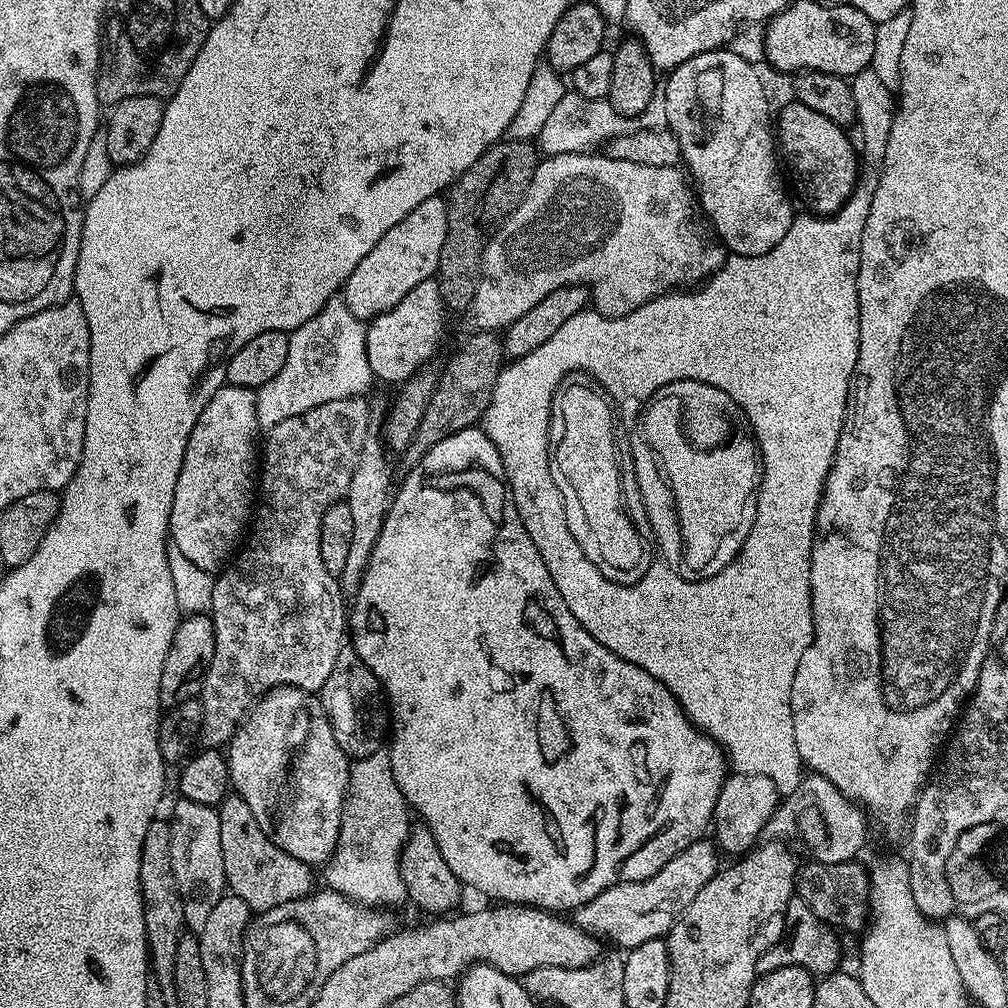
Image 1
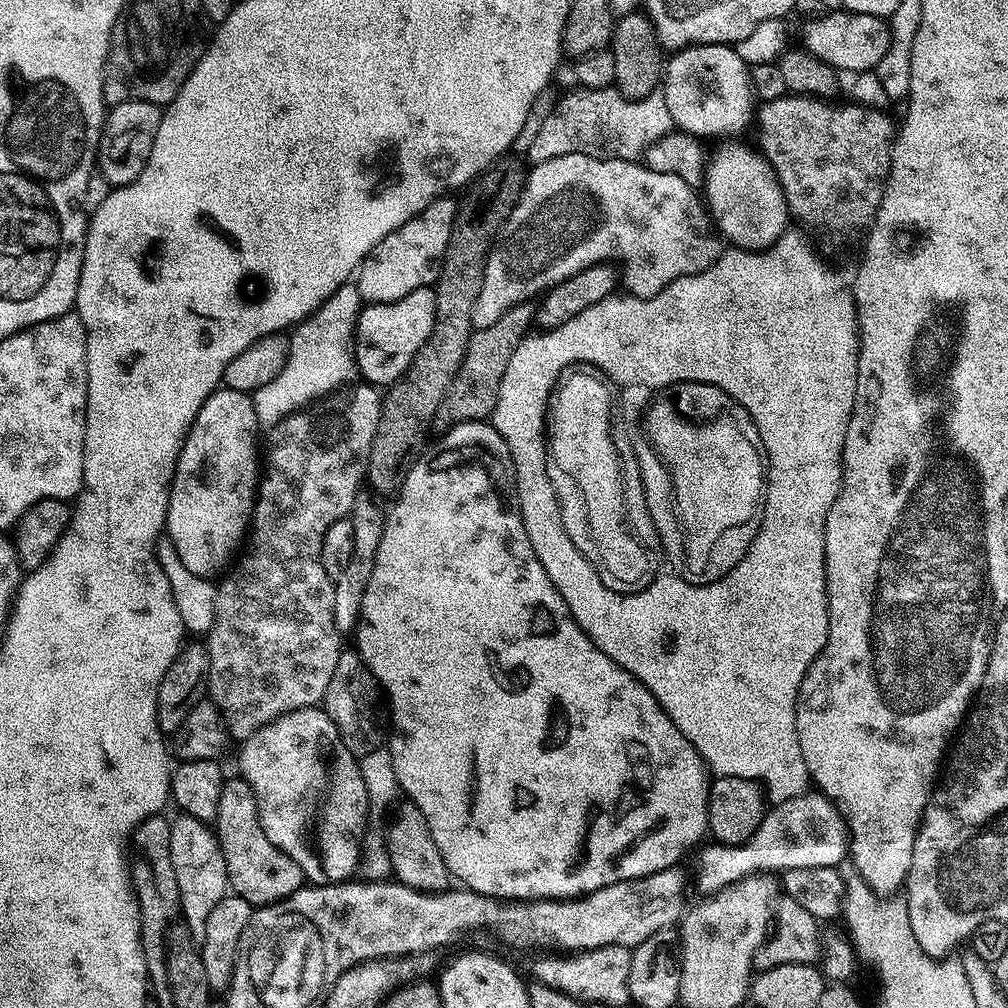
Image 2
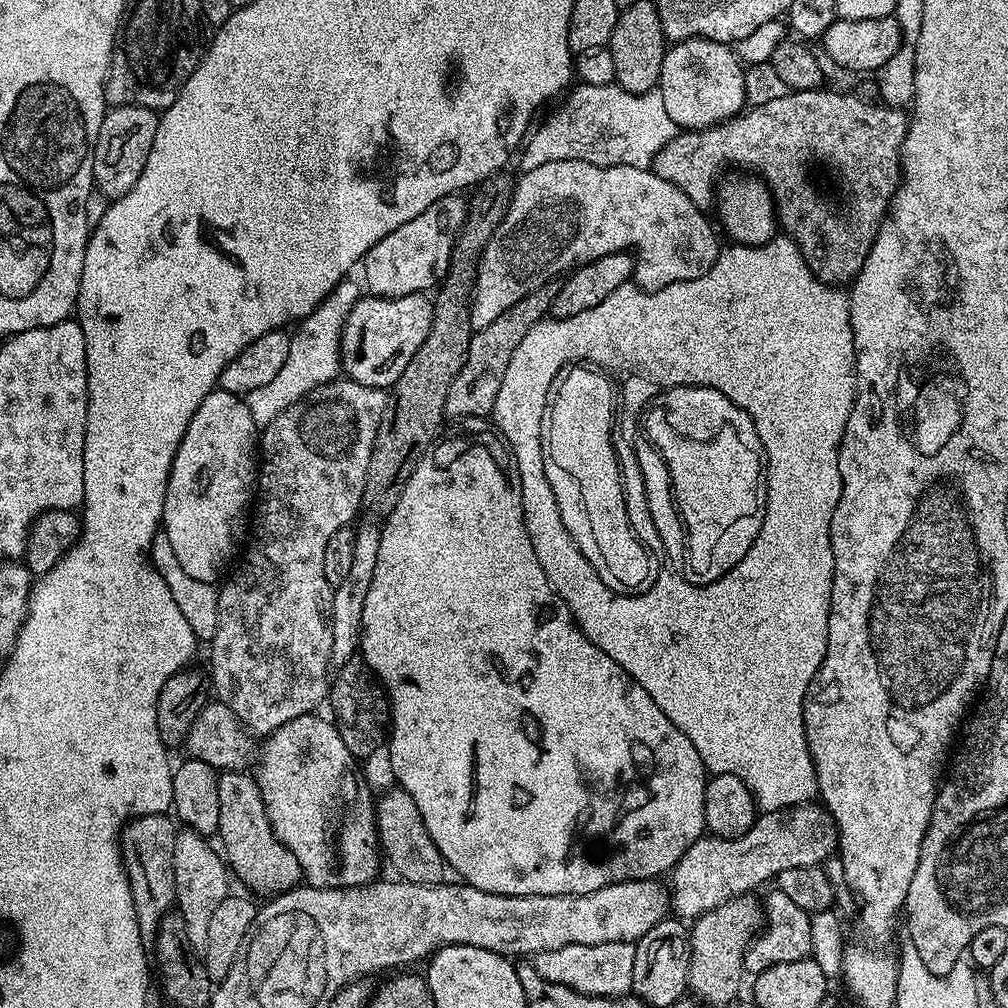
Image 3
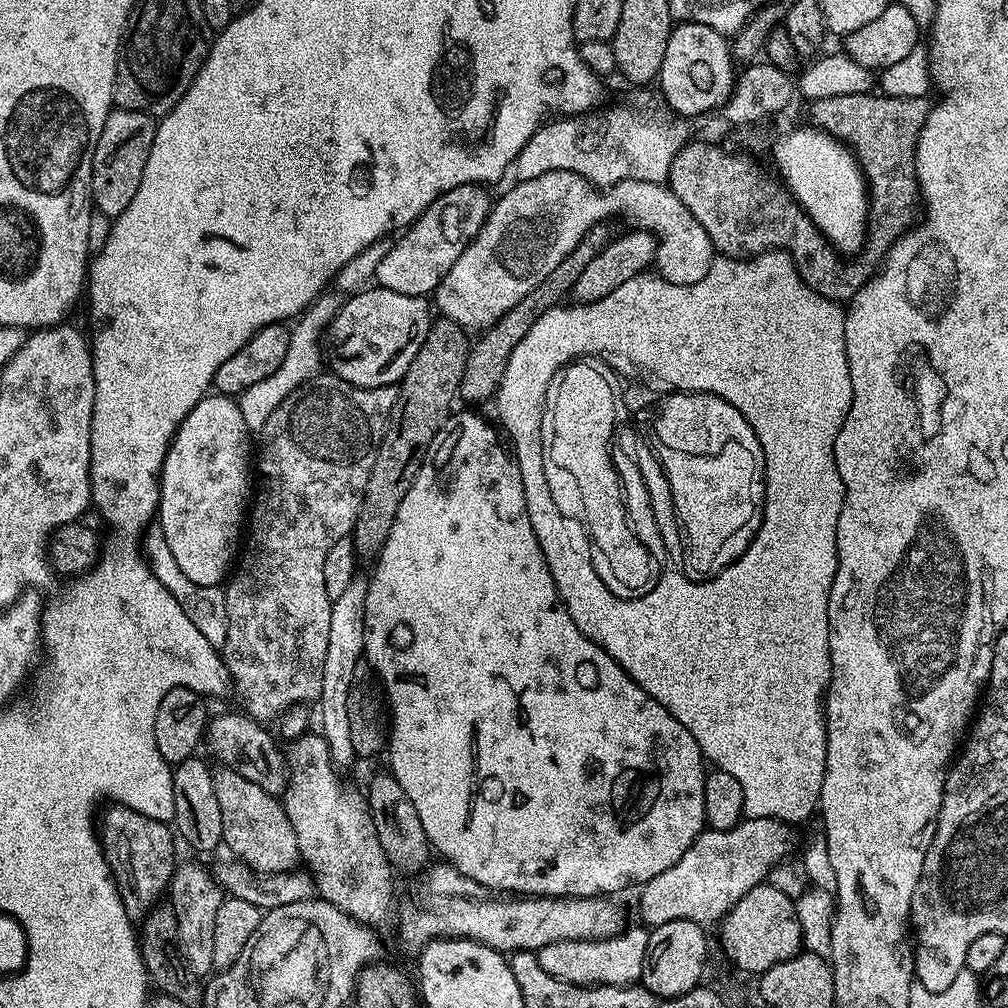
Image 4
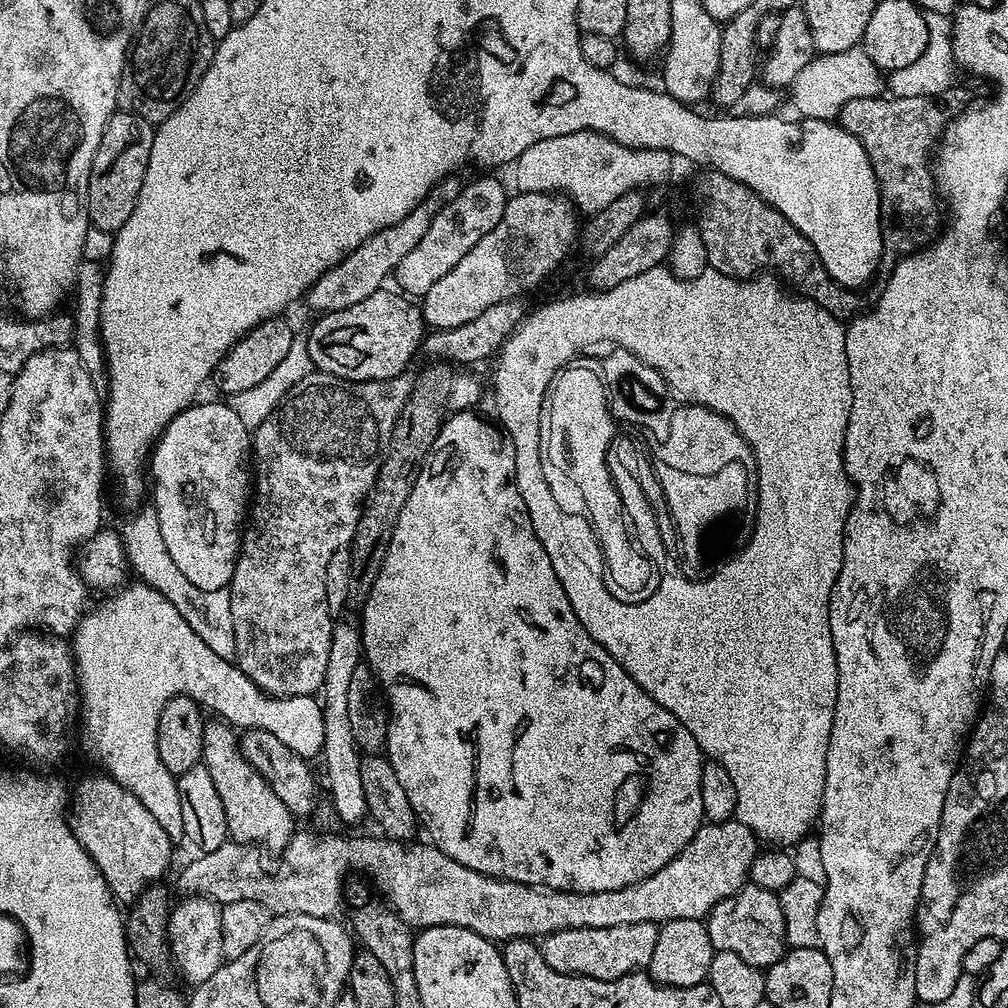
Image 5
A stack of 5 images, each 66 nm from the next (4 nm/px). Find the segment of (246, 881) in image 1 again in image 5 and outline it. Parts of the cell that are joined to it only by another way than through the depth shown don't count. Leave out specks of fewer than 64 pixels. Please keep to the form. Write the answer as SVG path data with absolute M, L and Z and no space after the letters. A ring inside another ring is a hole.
M209 719L204 725L202 763L210 770L218 798L222 798L229 837L240 844L253 844L264 850L269 848L277 854L283 853L298 828L292 811L288 809L286 802L282 802L282 798L278 798L278 794L274 794L274 790L270 790L266 778L262 778L262 774L258 774L258 770L254 770L254 766L246 762L232 725L223 719L215 719Z

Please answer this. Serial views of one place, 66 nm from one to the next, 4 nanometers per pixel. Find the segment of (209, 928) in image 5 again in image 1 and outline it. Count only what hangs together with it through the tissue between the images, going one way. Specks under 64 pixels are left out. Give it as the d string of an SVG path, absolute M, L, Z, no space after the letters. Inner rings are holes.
M183 798L177 801L170 815L170 866L174 866L187 931L198 934L202 926L206 926L210 910L214 910L214 906L226 894L220 814L211 804L199 804Z

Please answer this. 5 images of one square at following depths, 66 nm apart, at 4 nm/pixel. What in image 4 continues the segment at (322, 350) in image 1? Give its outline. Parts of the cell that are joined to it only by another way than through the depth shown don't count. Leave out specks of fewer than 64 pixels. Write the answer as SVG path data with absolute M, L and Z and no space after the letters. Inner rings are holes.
M328 295L317 296L307 311L291 325L290 347L286 350L286 358L282 362L282 366L278 366L278 370L274 370L274 374L270 374L270 378L256 383L255 386L250 386L250 390L246 390L238 398L242 410L242 422L246 422L249 433L263 433L266 418L270 418L270 414L274 414L274 410L278 410L278 406L282 406L282 402L288 395L296 392L298 386L302 386L310 378L321 375L324 333L329 322L338 314L342 303L339 295L336 295L337 297Z

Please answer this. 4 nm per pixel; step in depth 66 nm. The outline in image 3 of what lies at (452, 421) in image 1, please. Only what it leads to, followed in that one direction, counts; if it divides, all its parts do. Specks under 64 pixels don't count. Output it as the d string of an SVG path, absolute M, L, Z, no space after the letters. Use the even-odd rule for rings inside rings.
M559 279L547 280L538 286L526 298L518 298L510 310L506 310L499 318L494 318L490 326L475 329L470 338L470 350L462 370L458 370L458 378L450 382L450 394L446 394L445 417L460 420L463 416L488 416L494 402L498 398L498 386L502 386L502 378L506 375L506 366L510 366L510 358L514 358L514 350L518 350L518 342L530 334L535 324L549 315L554 298L560 293Z

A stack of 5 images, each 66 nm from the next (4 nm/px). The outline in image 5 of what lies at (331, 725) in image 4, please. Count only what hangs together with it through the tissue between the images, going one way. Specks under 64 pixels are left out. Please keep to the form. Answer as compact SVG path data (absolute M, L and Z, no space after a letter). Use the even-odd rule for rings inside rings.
M337 623L330 638L330 662L326 662L326 678L322 689L324 709L324 746L322 761L328 775L328 792L332 795L332 806L348 824L356 824L368 816L366 793L362 791L361 753L354 742L354 730L350 730L350 709L346 693L350 691L350 677L362 663L364 642L359 627Z

